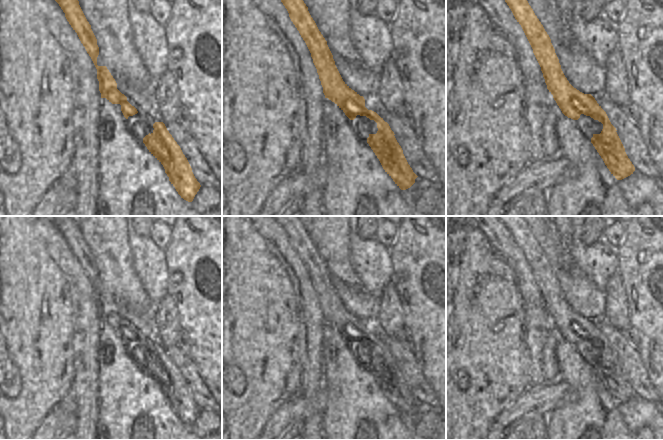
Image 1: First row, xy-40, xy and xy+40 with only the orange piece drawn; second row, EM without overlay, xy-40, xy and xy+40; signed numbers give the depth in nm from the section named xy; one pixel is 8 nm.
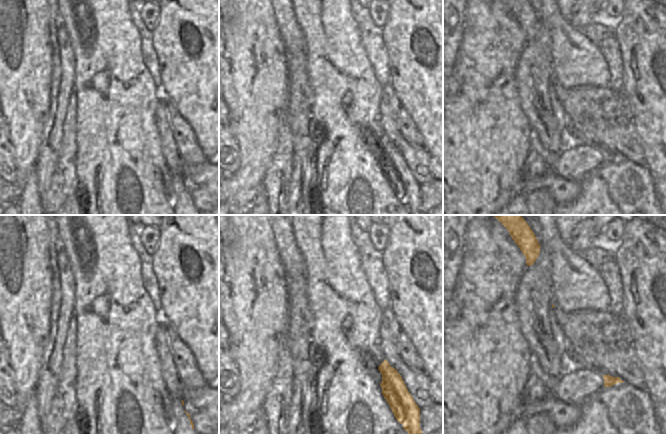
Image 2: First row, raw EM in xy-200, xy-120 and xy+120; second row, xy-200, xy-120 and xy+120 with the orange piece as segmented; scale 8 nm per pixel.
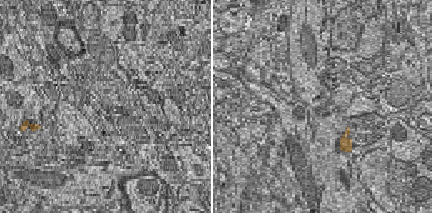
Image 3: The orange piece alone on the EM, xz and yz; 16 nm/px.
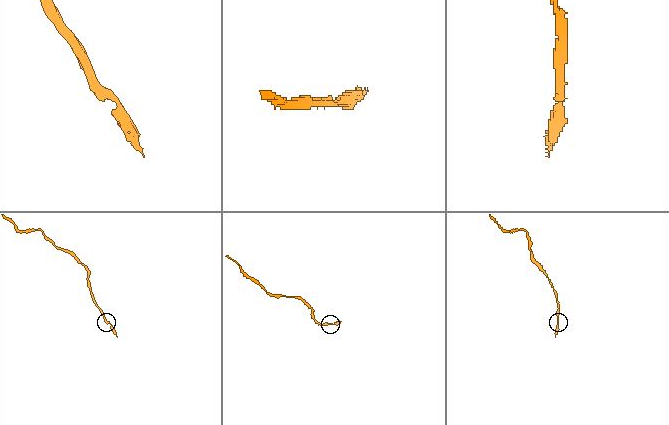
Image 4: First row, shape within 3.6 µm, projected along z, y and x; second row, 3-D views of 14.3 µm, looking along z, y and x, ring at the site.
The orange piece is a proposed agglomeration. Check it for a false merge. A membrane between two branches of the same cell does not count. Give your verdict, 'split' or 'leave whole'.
leave whole

